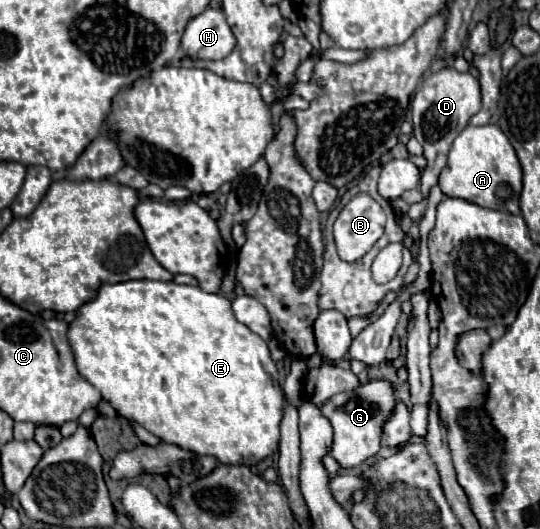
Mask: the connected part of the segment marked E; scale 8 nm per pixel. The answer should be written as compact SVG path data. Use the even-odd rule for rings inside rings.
M129 280L119 284L103 284L99 288L99 296L77 310L77 318L69 324L69 342L75 354L75 364L79 374L89 380L95 388L99 388L103 400L107 400L123 418L131 418L145 426L151 434L161 438L163 442L181 446L201 456L213 456L221 464L245 464L253 466L263 458L277 452L279 446L279 422L283 418L283 404L285 396L277 382L277 366L271 360L267 342L253 334L245 324L237 322L231 310L231 302L225 296L203 292L199 286L181 286L175 282L155 282L155 280Z

